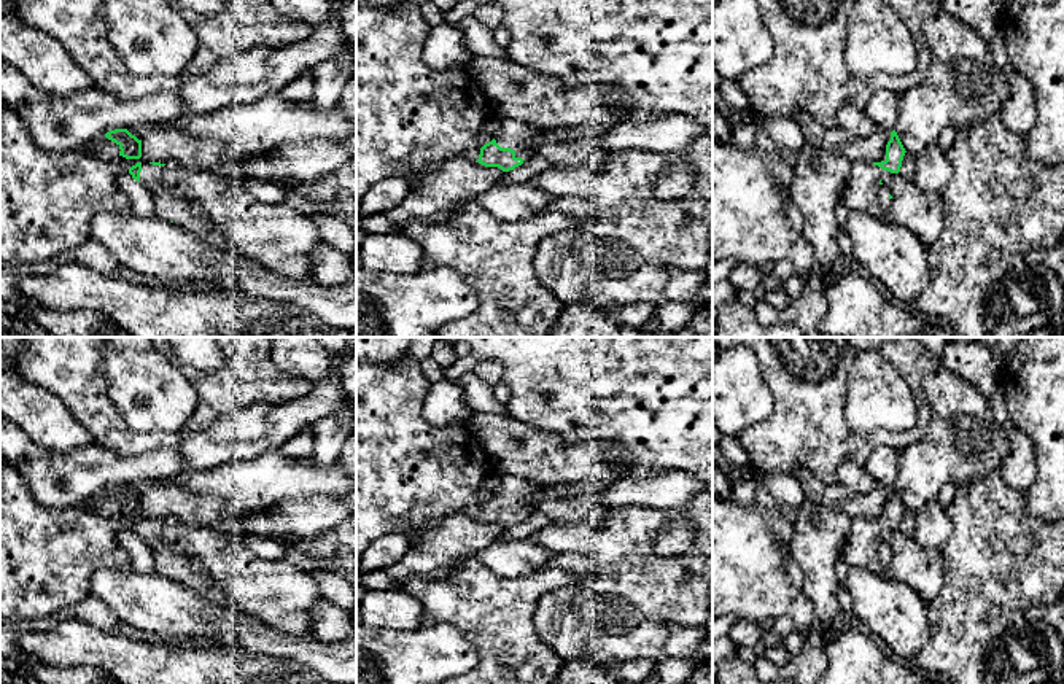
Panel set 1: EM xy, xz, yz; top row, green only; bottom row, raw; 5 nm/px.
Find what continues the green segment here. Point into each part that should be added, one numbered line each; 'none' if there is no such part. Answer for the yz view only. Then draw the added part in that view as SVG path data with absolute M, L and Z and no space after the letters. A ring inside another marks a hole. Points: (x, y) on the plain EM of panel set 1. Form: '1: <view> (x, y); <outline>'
1: yz (862, 549); M864 517L851 519L851 531L841 557L849 568L867 568L880 574L889 569L889 544L880 539L883 525Z

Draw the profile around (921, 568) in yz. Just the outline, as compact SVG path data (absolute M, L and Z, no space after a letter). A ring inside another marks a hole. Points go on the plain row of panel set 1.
M887 527L880 533L891 547L891 577L910 585L924 601L934 600L943 587L942 550L921 547L913 536Z

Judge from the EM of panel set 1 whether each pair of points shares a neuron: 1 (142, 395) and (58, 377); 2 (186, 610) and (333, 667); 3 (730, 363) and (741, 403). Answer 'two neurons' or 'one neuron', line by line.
1: two neurons
2: one neuron
3: one neuron

